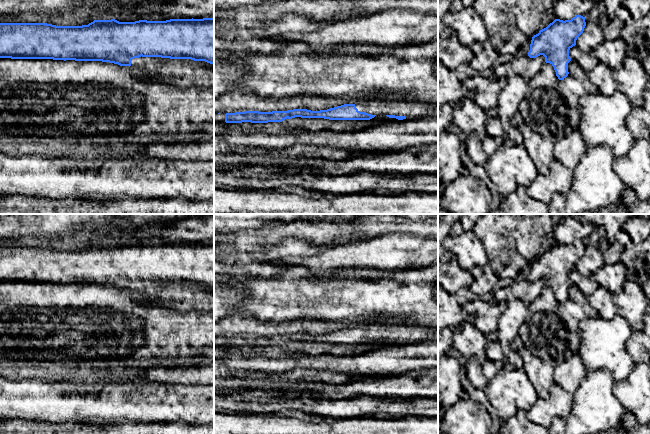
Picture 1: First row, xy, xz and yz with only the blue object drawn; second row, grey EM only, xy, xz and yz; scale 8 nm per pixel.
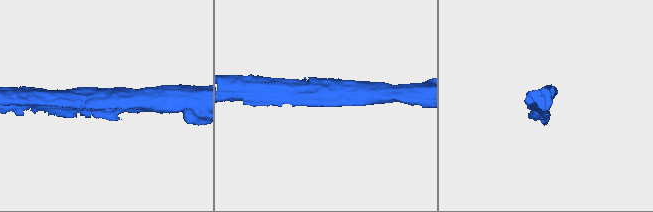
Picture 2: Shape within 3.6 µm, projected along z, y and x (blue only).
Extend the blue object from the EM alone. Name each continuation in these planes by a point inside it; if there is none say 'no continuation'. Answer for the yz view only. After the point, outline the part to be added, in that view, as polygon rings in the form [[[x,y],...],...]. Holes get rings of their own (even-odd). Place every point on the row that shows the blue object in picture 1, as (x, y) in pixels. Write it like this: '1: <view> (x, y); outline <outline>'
no continuation

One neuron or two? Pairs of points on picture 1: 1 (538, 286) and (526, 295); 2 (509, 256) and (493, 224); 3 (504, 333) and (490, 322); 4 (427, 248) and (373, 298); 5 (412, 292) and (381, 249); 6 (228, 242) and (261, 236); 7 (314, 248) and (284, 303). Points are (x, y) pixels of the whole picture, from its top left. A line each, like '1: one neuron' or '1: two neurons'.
1: one neuron
2: one neuron
3: two neurons
4: two neurons
5: two neurons
6: one neuron
7: two neurons

